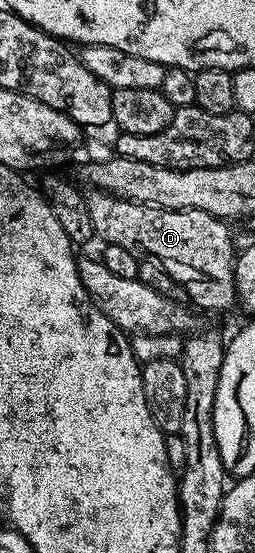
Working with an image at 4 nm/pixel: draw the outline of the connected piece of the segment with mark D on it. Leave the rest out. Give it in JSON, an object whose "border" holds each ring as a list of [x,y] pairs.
{"border":[[[91,189],[86,198],[95,237],[101,239],[103,245],[125,247],[125,251],[133,251],[140,259],[156,261],[161,267],[165,267],[165,271],[169,271],[169,275],[187,289],[187,301],[196,310],[236,308],[234,264],[237,245],[231,242],[231,233],[227,230],[228,222],[224,218],[196,209],[158,209],[155,205],[123,201],[111,193],[101,192],[100,189]]]}

